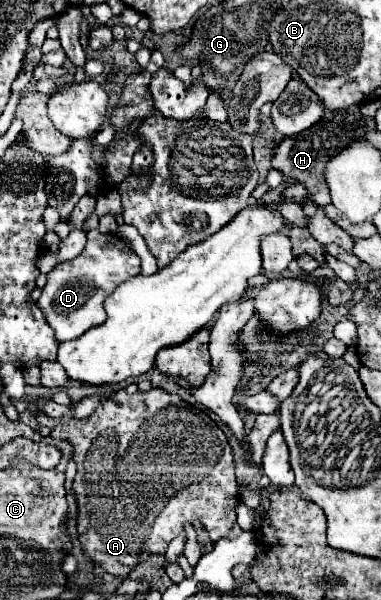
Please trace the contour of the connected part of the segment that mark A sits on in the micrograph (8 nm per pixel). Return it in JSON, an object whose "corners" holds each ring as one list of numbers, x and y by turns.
{"corners":[[160,388,126,394,116,390,88,420,68,420,52,428,52,434,68,440,74,448,76,478,74,494,78,502,78,536,84,556,112,576,124,576,152,554,164,554,170,540,184,530,184,522,202,522,214,542,228,536,236,522,240,488,234,476,232,448,224,432,206,412,188,408,176,394]]}

